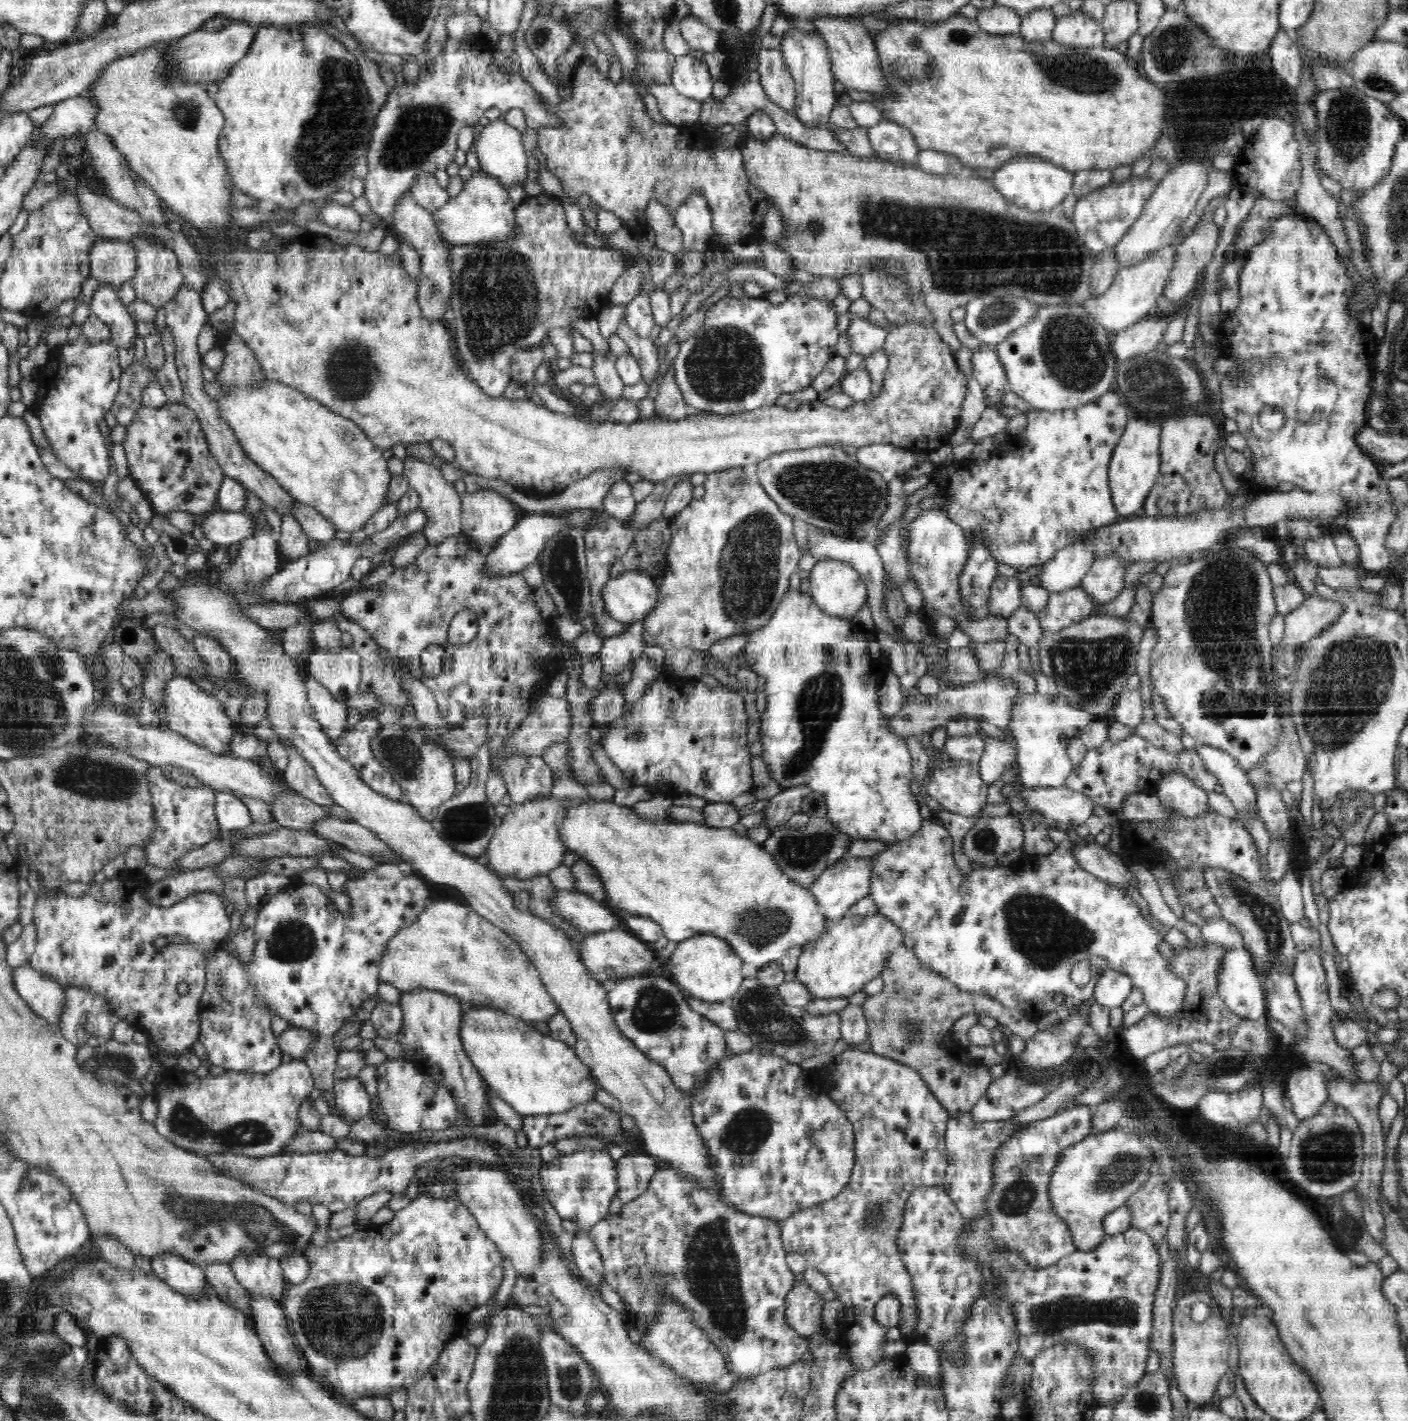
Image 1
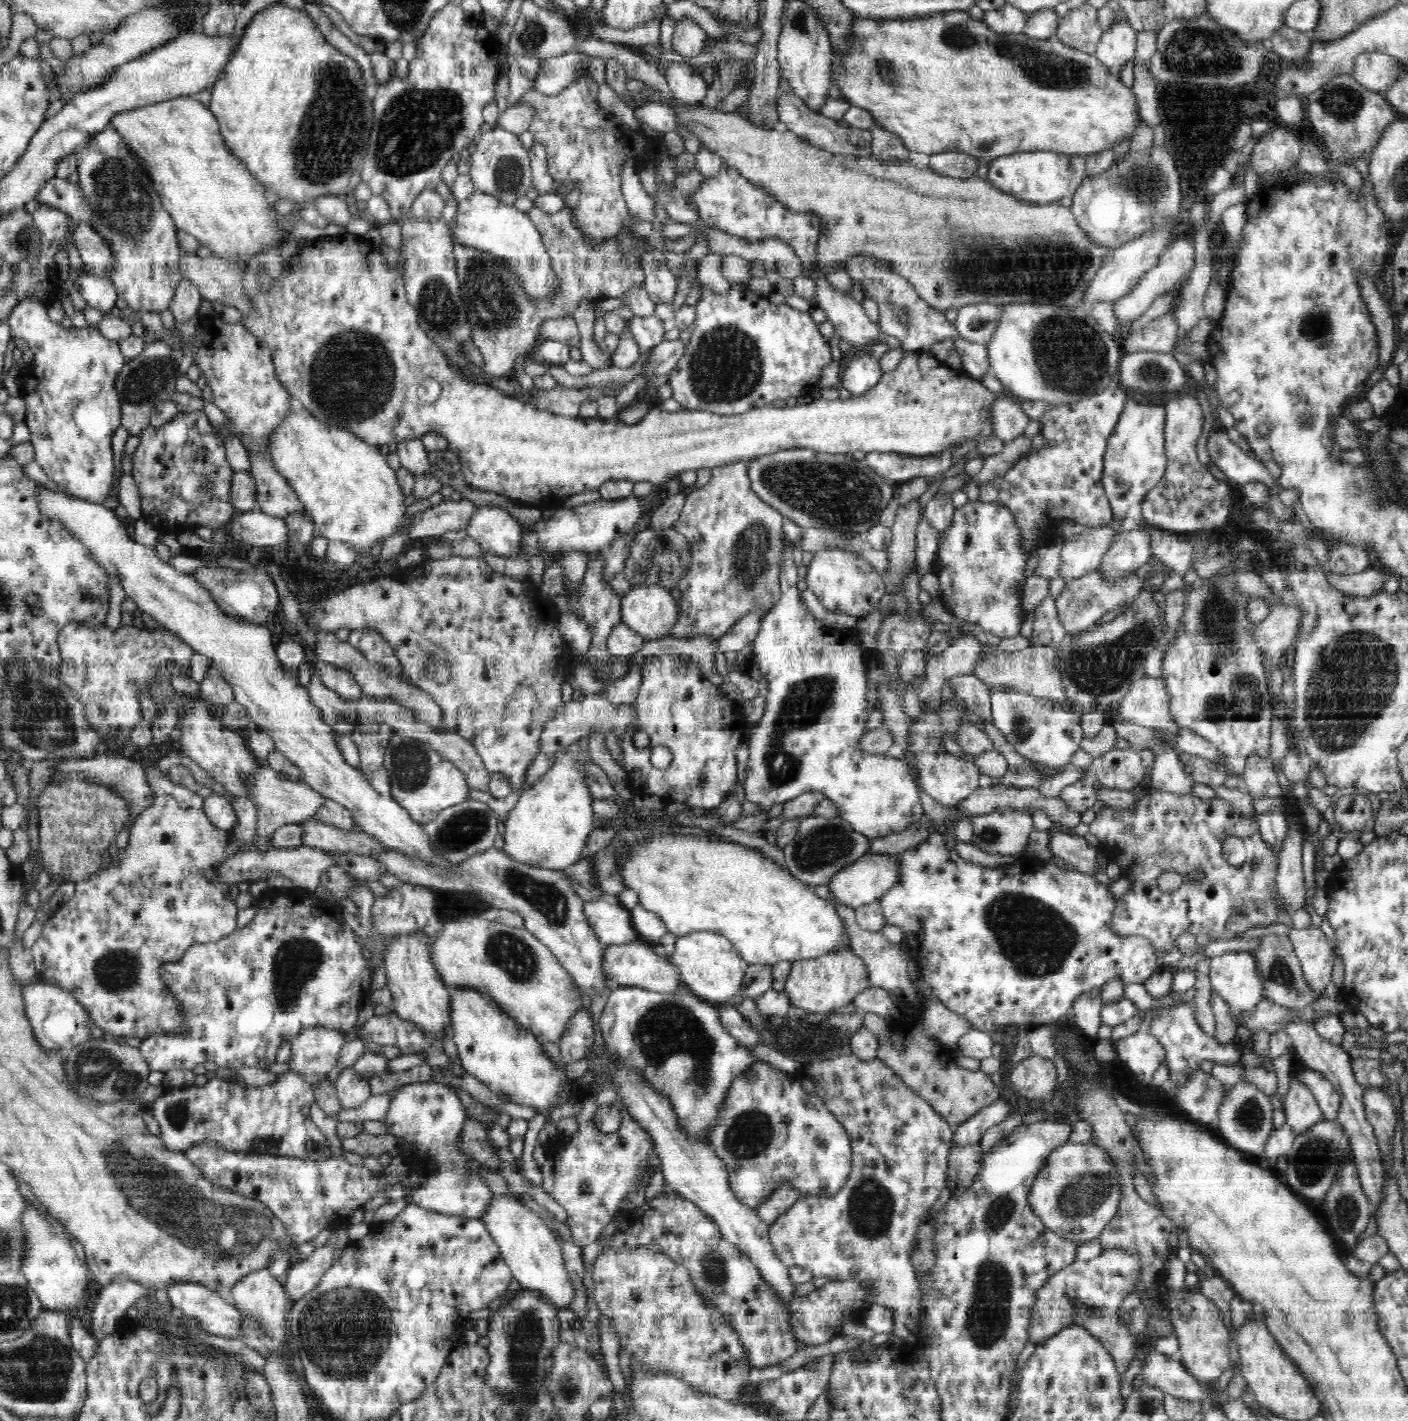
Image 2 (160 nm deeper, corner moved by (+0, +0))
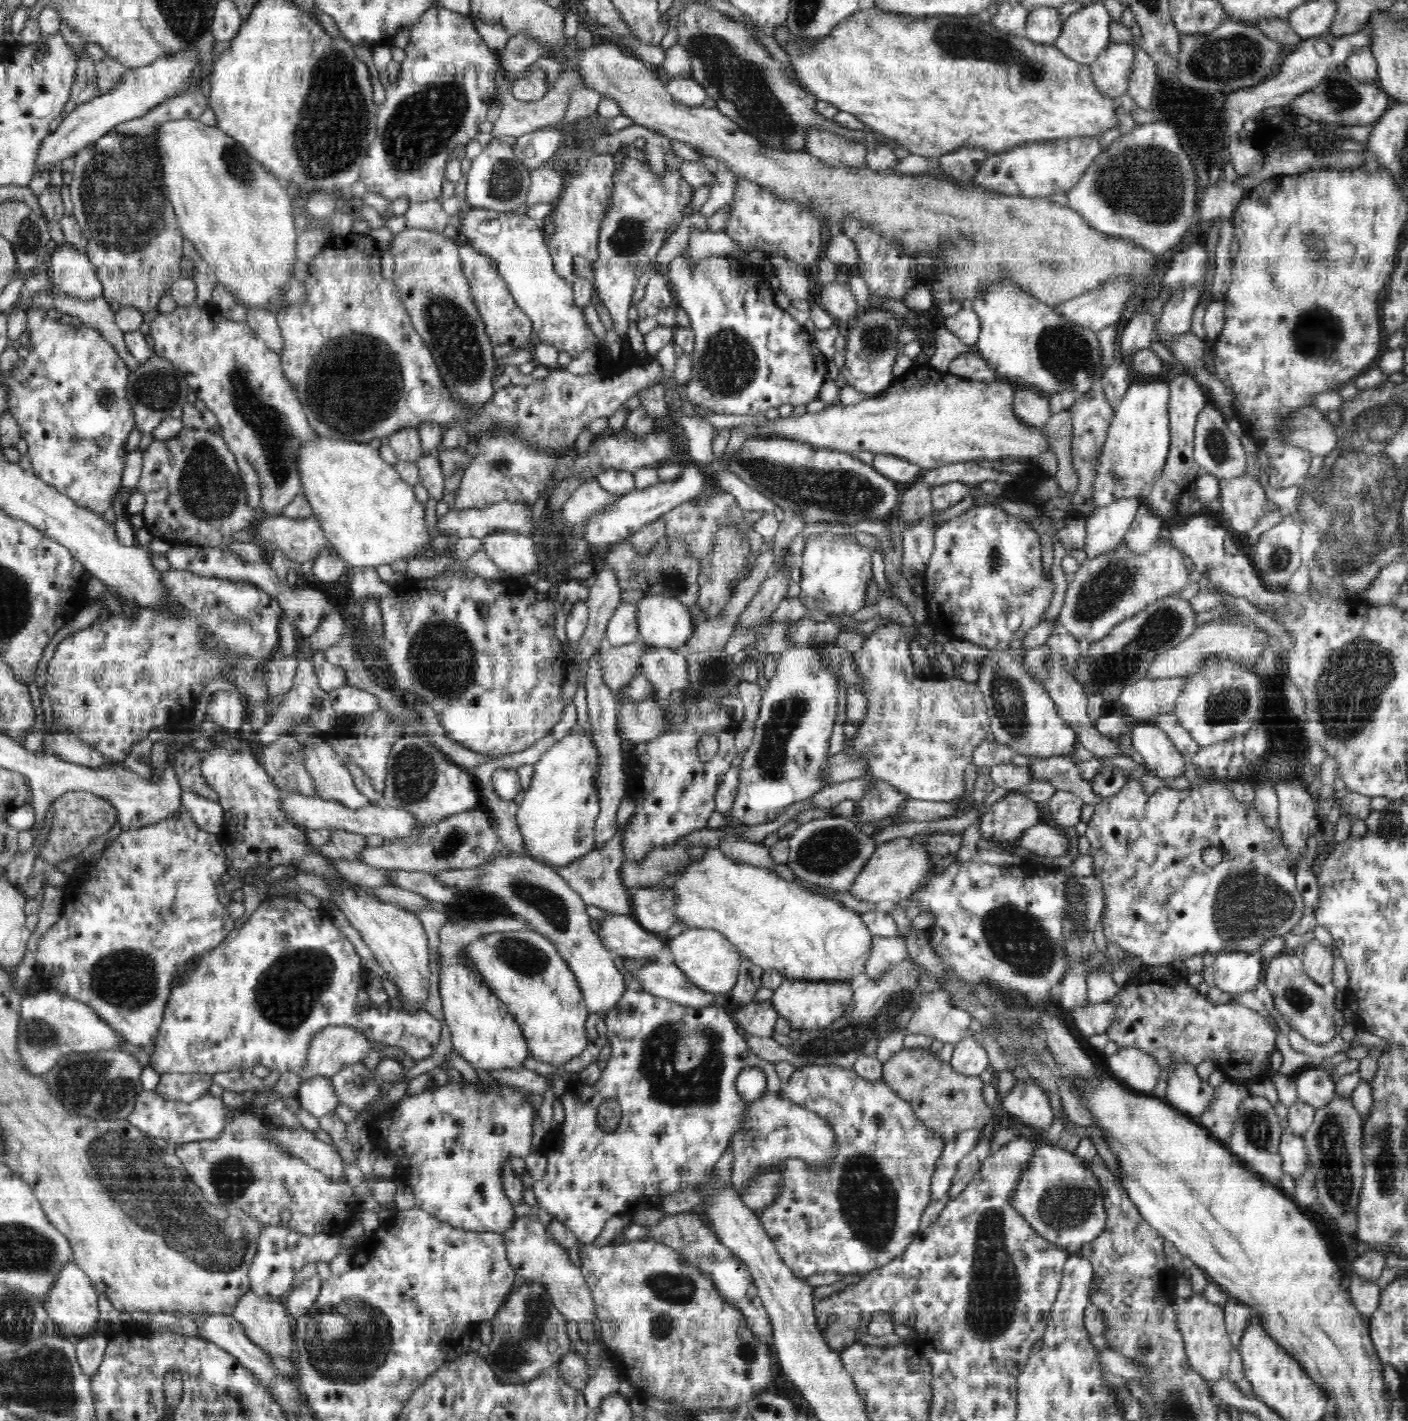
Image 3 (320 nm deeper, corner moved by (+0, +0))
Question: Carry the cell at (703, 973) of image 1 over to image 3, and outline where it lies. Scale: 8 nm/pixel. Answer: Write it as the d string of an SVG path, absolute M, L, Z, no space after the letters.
M685 928L668 940L675 964L698 988L726 1000L739 977L741 954L721 933L713 928Z

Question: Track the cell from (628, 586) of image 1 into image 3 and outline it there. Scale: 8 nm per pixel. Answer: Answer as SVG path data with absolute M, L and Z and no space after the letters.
M645 595L636 603L638 632L646 645L683 650L694 625L688 607L670 596Z

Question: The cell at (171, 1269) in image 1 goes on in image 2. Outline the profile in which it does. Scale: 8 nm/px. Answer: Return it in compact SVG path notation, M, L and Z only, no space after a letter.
M175 1281L167 1289L168 1298L171 1304L179 1308L186 1315L195 1318L198 1321L198 1326L211 1334L212 1336L223 1336L224 1338L240 1338L242 1334L242 1314L231 1303L228 1296L222 1293L210 1291L204 1285L196 1284L190 1281Z

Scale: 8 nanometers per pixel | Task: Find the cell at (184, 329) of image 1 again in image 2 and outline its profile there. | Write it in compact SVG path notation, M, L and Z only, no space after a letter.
M184 279L178 284L169 310L174 314L180 328L184 322L199 318L202 300L202 294L196 284Z

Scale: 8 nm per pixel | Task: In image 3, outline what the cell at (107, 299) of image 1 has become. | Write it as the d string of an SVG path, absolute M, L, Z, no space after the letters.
M70 243L58 245L50 258L52 276L56 290L82 301L95 301L103 296L104 287L96 275L96 267L92 265L86 253L75 250Z

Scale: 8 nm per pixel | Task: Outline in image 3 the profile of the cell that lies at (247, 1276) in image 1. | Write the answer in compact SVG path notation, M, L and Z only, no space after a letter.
M249 1290L248 1293L244 1293L244 1296L240 1296L232 1316L243 1324L246 1336L264 1353L268 1353L270 1357L291 1358L292 1347L295 1345L293 1338L295 1320L287 1311L284 1299L269 1300L267 1296L260 1298Z

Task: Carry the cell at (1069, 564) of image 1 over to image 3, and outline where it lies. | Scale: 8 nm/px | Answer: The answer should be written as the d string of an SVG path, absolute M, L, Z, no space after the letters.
M1122 497L1097 508L1086 518L1087 537L1083 549L1087 558L1112 552L1124 542L1141 502L1139 498Z

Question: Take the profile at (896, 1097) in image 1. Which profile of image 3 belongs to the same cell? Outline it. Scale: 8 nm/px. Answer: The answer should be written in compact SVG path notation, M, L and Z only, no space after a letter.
M808 1064L792 1073L780 1093L794 1104L802 1104L827 1120L833 1128L837 1146L825 1171L810 1169L803 1160L788 1160L773 1169L782 1174L777 1199L757 1214L780 1258L796 1277L805 1280L829 1272L846 1277L863 1276L902 1256L904 1250L920 1236L921 1218L931 1199L935 1164L945 1147L943 1138L922 1124L908 1101L902 1100L883 1079L872 1084L860 1078L853 1068Z

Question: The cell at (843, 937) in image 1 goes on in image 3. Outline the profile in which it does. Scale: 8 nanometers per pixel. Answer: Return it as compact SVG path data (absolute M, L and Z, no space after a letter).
M790 980L782 981L782 984L773 990L771 1003L776 1008L779 1017L784 1018L791 1025L792 1031L818 1031L831 1026L838 1018L844 1016L853 1002L852 982L831 982L831 980Z

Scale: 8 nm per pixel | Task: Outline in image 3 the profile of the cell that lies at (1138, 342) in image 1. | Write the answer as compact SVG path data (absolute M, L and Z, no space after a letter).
M1175 290L1169 302L1164 306L1160 321L1156 326L1156 341L1164 346L1191 330L1194 310L1198 306L1200 292Z

